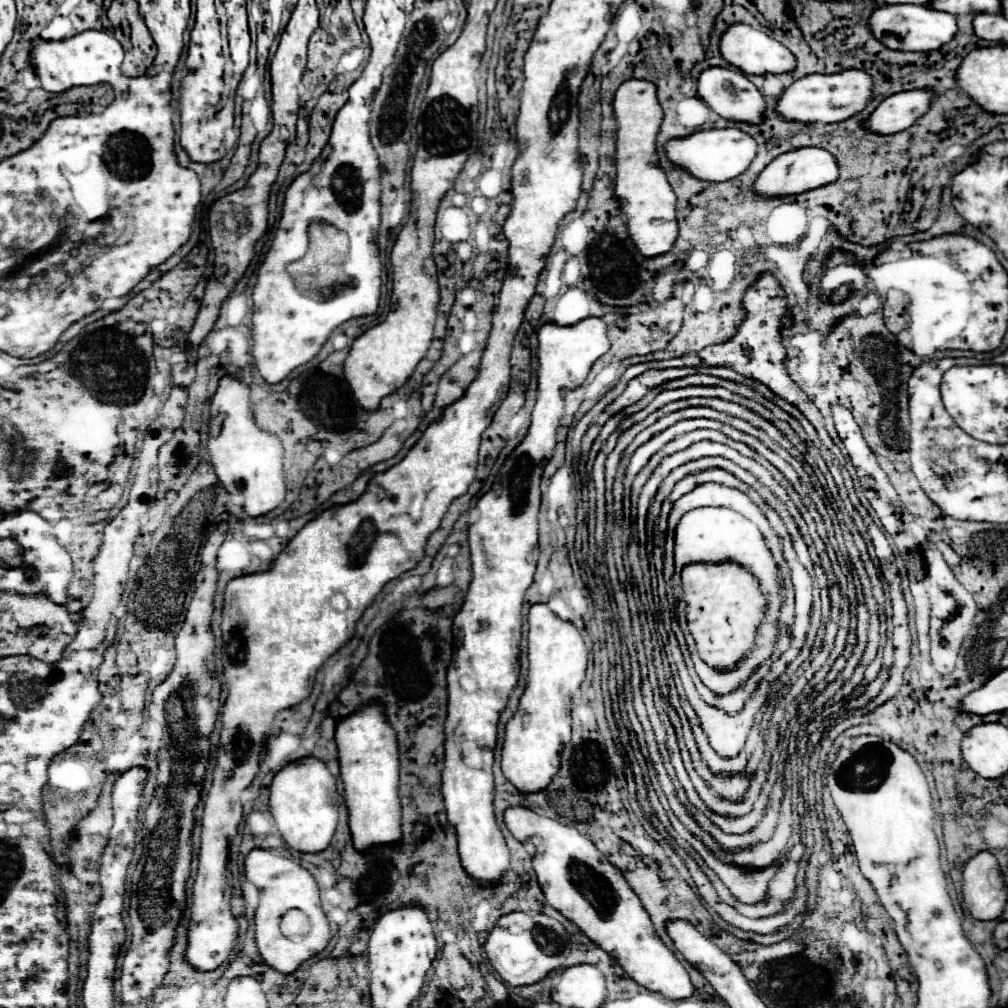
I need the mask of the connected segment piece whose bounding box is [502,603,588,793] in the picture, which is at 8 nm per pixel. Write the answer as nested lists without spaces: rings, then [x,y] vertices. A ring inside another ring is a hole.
[[[548,605],[530,607],[528,615],[528,685],[520,697],[518,713],[506,723],[502,747],[502,773],[520,793],[538,793],[550,785],[560,769],[560,751],[570,741],[572,717],[570,699],[584,681],[588,649],[578,629],[556,617]]]

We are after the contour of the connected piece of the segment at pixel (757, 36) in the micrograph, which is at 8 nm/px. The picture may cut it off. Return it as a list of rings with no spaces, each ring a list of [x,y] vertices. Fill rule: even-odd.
[[[734,23],[726,29],[726,33],[720,39],[720,53],[722,57],[738,67],[740,71],[744,71],[746,75],[766,75],[766,73],[786,73],[792,71],[796,65],[794,55],[776,39],[768,37],[766,33],[746,25],[746,23]]]

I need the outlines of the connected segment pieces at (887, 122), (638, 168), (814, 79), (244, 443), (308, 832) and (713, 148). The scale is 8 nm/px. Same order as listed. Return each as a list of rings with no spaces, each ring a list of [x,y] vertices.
[[[902,91],[890,95],[862,121],[862,127],[874,135],[900,133],[928,111],[930,101],[930,91]]]
[[[628,79],[614,95],[616,131],[616,187],[614,193],[620,201],[620,211],[626,219],[628,235],[644,257],[664,255],[672,249],[678,237],[676,225],[676,195],[666,181],[656,155],[656,135],[662,123],[662,107],[656,99],[656,85],[650,81]]]
[[[842,71],[834,75],[806,75],[794,81],[776,101],[776,113],[784,121],[798,123],[836,123],[860,113],[872,97],[872,77],[866,71]]]
[[[222,377],[216,395],[210,401],[210,433],[206,441],[208,457],[218,477],[218,485],[230,495],[242,495],[242,509],[248,517],[262,517],[276,509],[286,495],[282,475],[284,447],[276,435],[254,425],[250,409],[250,387],[236,377]]]
[[[312,757],[288,763],[270,785],[270,813],[276,827],[286,845],[300,853],[320,853],[330,845],[338,827],[338,801],[334,775],[322,761]]]
[[[736,127],[708,129],[708,131],[694,131],[692,135],[686,137],[674,137],[666,143],[664,151],[672,165],[686,169],[692,177],[708,183],[722,183],[742,175],[750,167],[752,159],[756,157],[756,141]]]

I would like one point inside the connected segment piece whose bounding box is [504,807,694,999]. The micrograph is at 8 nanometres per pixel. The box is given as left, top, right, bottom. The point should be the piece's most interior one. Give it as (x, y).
(577, 880)

